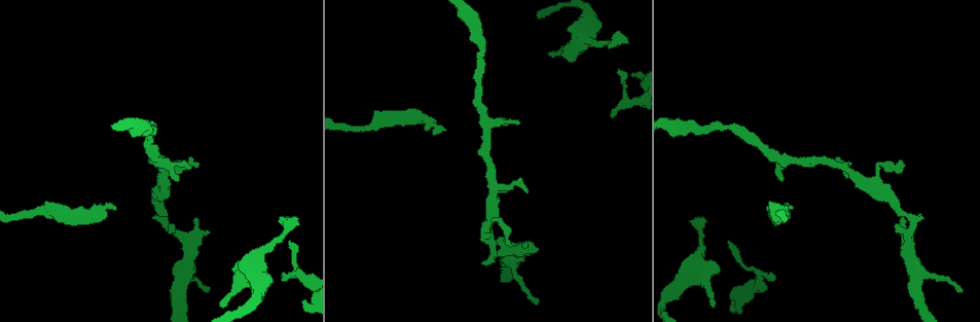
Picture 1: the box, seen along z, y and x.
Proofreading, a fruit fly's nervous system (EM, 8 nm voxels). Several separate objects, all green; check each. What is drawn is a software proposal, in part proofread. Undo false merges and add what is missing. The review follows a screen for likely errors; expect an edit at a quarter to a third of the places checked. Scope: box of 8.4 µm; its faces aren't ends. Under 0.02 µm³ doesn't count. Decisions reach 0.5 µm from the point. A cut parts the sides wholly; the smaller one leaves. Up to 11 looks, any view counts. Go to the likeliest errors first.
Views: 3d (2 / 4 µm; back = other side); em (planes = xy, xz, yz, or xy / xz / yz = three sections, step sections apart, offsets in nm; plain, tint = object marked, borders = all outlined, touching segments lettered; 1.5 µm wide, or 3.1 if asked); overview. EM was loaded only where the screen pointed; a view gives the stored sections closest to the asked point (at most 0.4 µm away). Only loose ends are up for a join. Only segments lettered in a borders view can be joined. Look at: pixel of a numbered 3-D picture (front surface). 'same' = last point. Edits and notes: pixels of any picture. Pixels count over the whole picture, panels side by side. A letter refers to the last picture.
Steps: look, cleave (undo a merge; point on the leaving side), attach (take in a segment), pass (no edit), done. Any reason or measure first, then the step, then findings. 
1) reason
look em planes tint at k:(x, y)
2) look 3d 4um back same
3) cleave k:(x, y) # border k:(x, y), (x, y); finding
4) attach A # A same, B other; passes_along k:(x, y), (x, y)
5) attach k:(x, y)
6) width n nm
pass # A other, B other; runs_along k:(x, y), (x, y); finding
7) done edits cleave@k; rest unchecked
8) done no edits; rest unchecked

an open end
look 3d 4um back at 1:(536, 248)

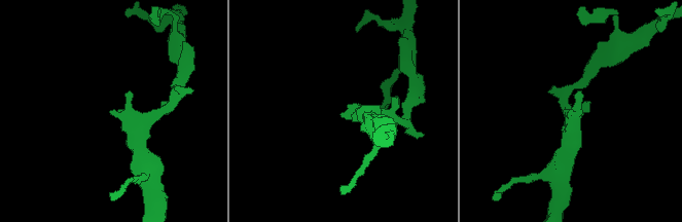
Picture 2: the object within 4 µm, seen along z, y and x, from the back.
look em planes borders at 2:(340, 114)

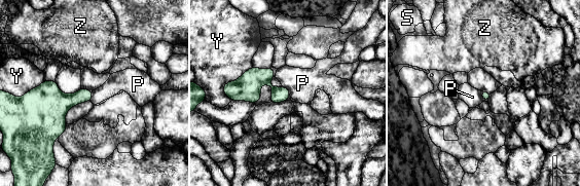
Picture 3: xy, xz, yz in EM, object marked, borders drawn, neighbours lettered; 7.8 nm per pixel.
longest_contact Y 320 nm
pass # P other, S other, Y other, Z other; border 3:(283, 86), (290, 95); no lettered segment goes on from it

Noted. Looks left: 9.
free end
look em xz step 8 plain at 1:(506, 125)

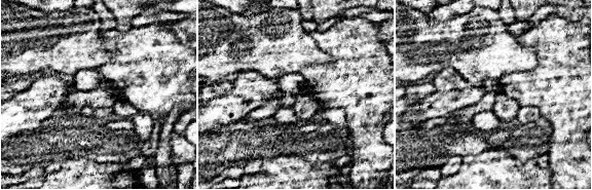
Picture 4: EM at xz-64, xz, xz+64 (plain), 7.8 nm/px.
what lies round it
look em xz step 8 borders same

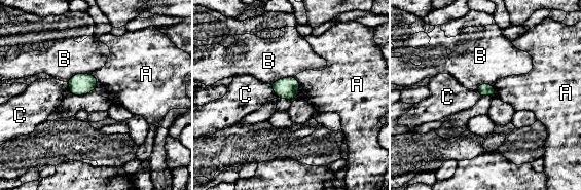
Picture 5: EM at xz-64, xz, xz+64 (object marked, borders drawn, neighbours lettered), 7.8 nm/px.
width 100 nm
pass # A other, B other, C other; border 5:(295, 77), (299, 93); no lettered segment goes on from it

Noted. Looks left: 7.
free end
look 3d 2um at 1:(283, 276)

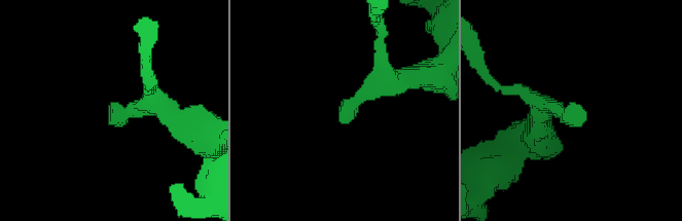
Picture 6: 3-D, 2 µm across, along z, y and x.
look em planes borders at 6:(583, 113)

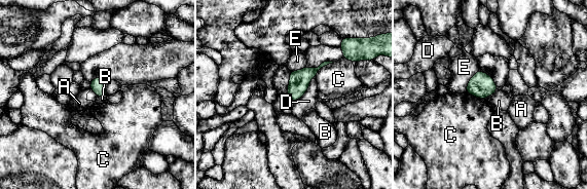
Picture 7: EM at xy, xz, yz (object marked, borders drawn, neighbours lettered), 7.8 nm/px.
longest_contact D 240 nm
pass # A other, B other, C other, D other, E other; none of them fits

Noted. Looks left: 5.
tapers out
look em yz step 8 borders at 1:(297, 219)

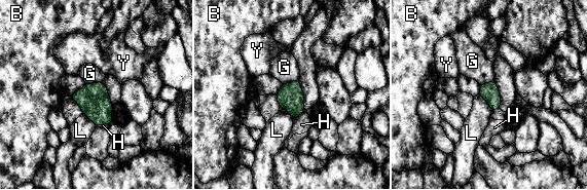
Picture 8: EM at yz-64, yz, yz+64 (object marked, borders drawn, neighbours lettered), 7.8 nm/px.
look em planes borders same

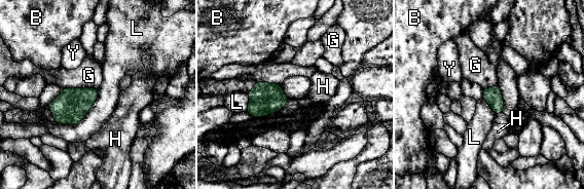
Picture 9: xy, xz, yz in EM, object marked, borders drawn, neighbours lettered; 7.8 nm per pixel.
longest_contact L 440 nm
pass # B other, G other, H other, L other, Y other; border 9:(99, 89), (78, 122), (55, 122); none of them fits

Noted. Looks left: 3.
done no edits; rest unchecked

